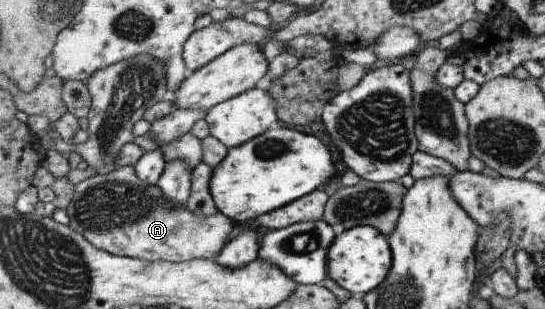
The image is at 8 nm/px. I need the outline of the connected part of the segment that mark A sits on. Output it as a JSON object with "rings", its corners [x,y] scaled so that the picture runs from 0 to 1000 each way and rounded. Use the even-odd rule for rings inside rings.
{"rings":[[[231,537],[202,560],[176,563],[150,583],[141,595],[132,657],[121,683],[128,706],[127,731],[136,748],[145,748],[147,761],[156,761],[169,793],[215,828],[231,828],[279,851],[400,838],[411,799],[426,780],[418,761],[433,735],[428,728],[429,715],[406,683],[400,683],[396,696],[385,696],[385,702],[360,696],[349,683],[345,660],[330,663],[323,676],[319,657],[312,657],[305,644],[294,599],[272,599],[268,586],[257,579],[248,540]]]}

